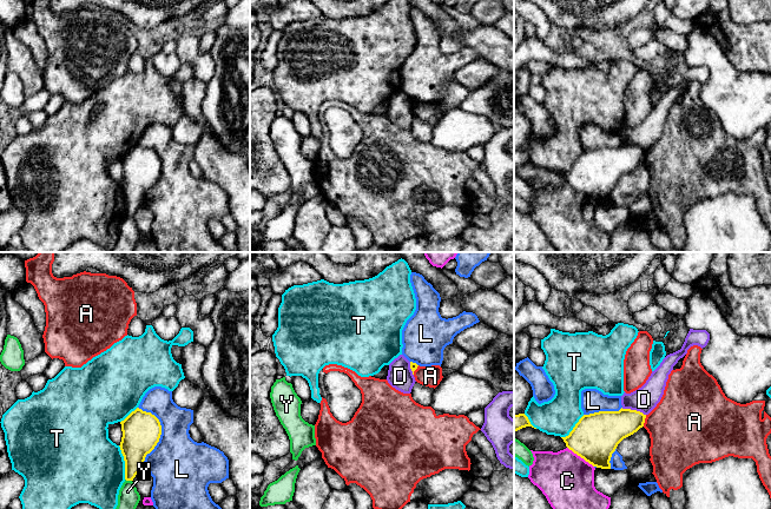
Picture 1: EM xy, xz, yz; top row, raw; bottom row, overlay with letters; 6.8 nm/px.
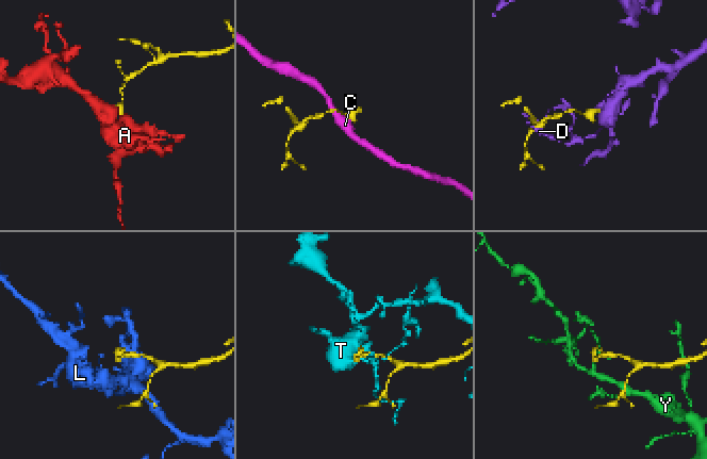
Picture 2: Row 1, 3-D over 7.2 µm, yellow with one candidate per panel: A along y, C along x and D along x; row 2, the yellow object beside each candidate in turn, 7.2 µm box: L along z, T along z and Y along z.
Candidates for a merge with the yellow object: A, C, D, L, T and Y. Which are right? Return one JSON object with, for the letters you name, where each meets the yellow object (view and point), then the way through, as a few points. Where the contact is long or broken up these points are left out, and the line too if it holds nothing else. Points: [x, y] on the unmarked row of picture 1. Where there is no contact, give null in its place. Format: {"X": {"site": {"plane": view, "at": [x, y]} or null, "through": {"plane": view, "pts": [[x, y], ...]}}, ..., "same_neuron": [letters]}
{"same_neuron": []}

